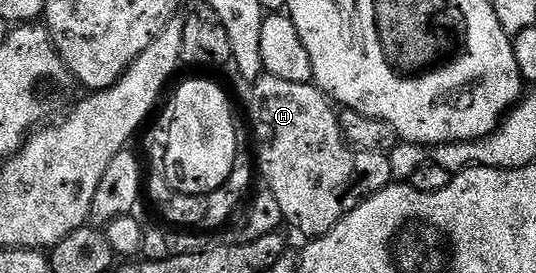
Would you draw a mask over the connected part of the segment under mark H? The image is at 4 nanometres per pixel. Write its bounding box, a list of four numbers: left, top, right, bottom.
[250,75,391,237]

